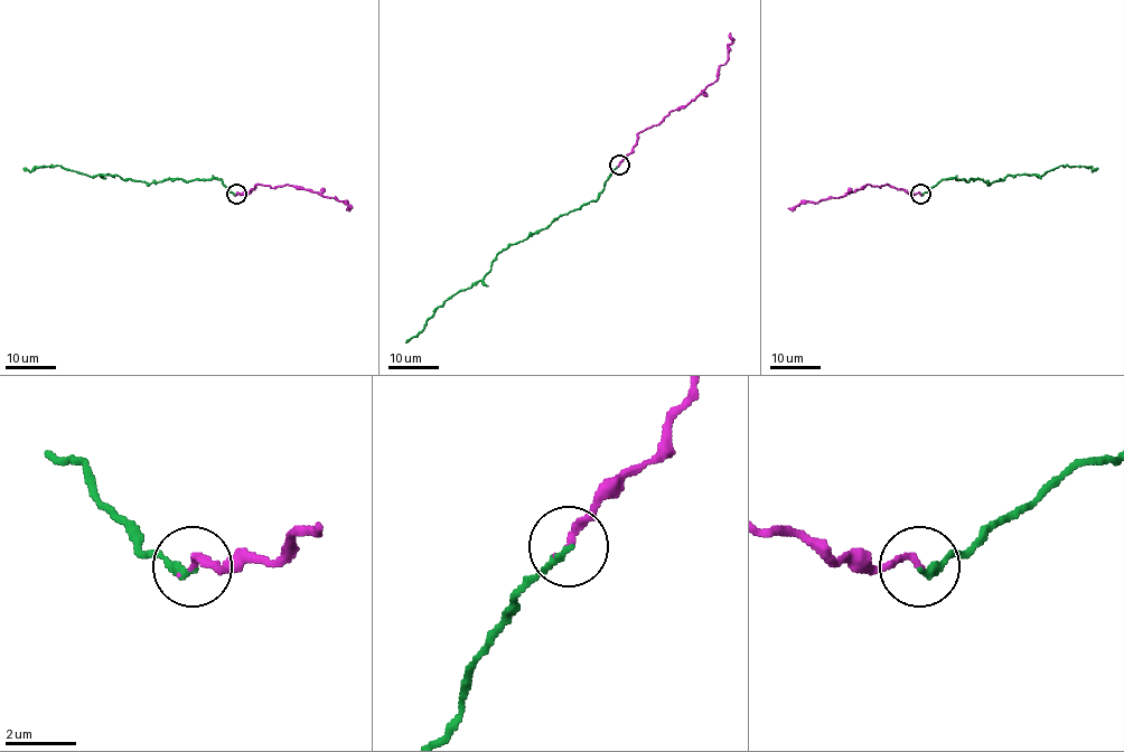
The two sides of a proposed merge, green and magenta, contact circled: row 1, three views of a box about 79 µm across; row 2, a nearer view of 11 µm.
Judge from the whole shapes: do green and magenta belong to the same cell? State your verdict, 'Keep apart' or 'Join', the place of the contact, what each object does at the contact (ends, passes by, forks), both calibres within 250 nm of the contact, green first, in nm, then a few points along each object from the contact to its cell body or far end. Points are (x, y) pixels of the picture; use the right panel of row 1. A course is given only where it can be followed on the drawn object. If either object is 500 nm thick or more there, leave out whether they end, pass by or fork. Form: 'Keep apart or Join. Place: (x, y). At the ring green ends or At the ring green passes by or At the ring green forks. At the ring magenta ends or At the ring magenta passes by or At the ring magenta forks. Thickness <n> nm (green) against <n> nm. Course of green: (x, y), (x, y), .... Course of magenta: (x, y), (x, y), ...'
Join. Place: (920, 194). At the ring green ends. At the ring magenta ends. Thickness 200 nm (green) against 190 nm. Course of green: (919, 194), (942, 180), (989, 184), (1008, 175), (1042, 176), (1060, 166), (1098, 169). Course of magenta: (919, 194), (908, 194), (887, 185), (865, 185), (840, 197), (802, 203), (787, 208)

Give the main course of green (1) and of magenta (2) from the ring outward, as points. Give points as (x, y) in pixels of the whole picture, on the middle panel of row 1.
1: (620, 165), (595, 200), (559, 216), (545, 228), (505, 248), (483, 279), (440, 306), (427, 326), (405, 342)
2: (618, 165), (639, 132), (656, 125), (671, 111), (683, 109), (717, 78), (719, 68), (728, 59), (730, 33)

